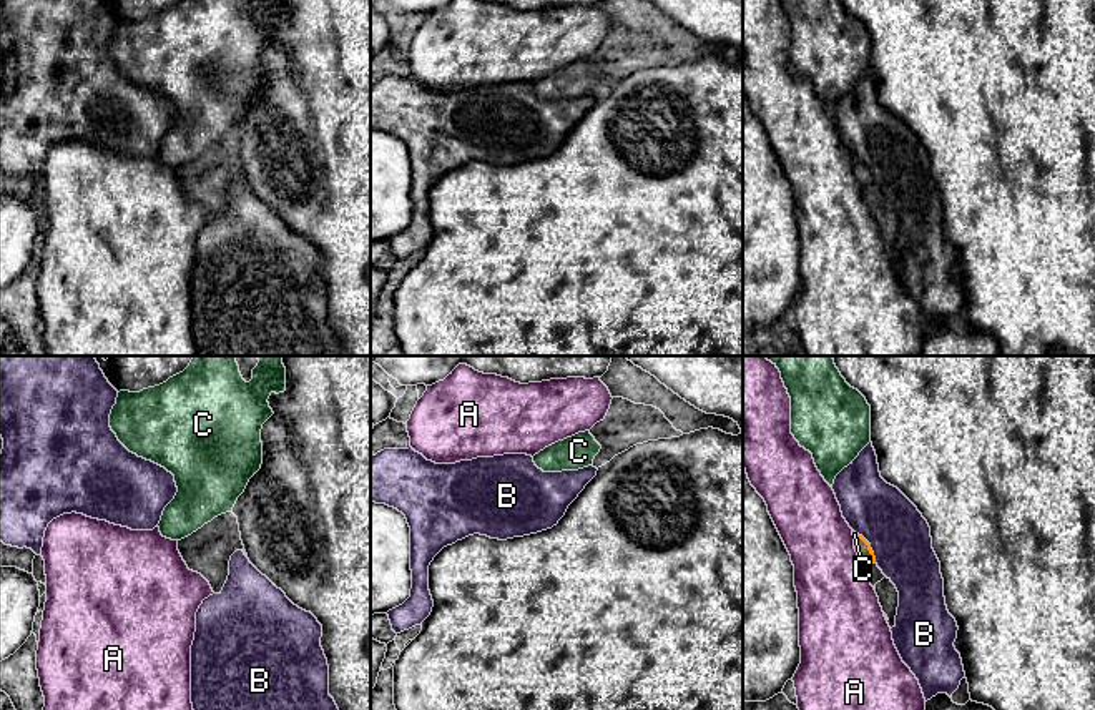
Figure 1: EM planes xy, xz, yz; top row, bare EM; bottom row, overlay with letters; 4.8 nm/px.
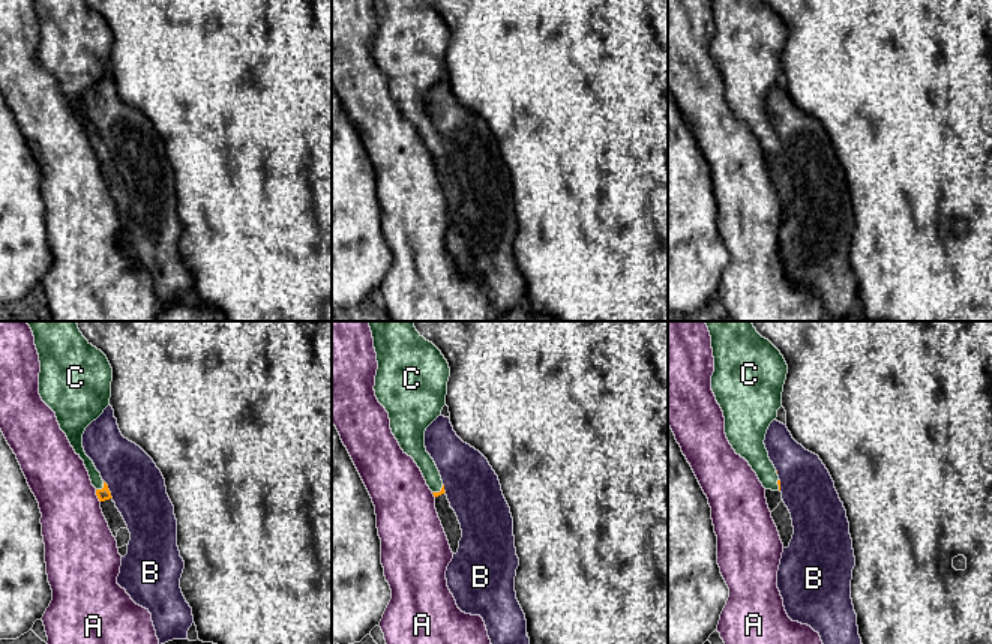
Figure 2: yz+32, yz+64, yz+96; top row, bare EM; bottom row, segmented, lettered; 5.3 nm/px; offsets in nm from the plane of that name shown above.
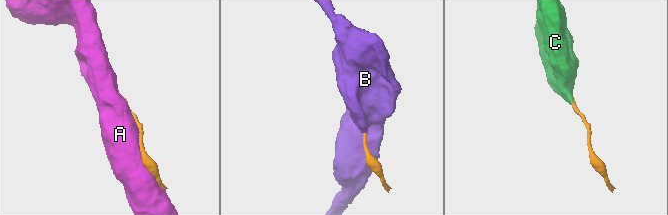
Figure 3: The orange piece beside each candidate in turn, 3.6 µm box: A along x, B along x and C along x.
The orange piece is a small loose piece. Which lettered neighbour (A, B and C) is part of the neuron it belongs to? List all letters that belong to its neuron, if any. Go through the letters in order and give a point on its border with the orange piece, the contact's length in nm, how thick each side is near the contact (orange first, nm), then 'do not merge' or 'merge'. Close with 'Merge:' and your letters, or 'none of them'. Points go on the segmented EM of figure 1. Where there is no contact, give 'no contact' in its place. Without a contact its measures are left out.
A: contact yz (856, 551); length 140 nm; calibres 80 and 360 nm; do not merge
B: contact yz (869, 547); length 180 nm; calibres 80 and 300 nm; do not merge
C: contact yz (856, 536); length 30 nm; calibres 80 and 20 nm; merge
Merge: C

